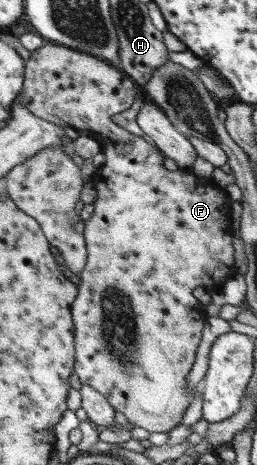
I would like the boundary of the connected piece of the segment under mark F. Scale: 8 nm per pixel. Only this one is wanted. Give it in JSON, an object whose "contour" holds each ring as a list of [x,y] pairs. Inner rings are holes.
{"contour":[[[46,44],[32,52],[32,56],[26,62],[26,78],[24,78],[24,90],[20,94],[20,102],[24,102],[25,107],[38,118],[44,118],[46,122],[53,122],[56,126],[71,127],[82,135],[90,136],[100,141],[102,152],[106,158],[105,163],[98,169],[92,178],[97,190],[94,200],[93,214],[88,221],[85,221],[84,239],[87,248],[87,262],[84,269],[79,274],[80,283],[76,300],[72,303],[71,313],[74,321],[74,346],[75,346],[75,365],[73,370],[78,376],[81,384],[89,384],[100,394],[108,399],[114,410],[122,412],[129,422],[140,428],[145,428],[150,432],[168,433],[172,428],[180,425],[182,416],[192,400],[196,396],[197,390],[192,393],[186,389],[186,382],[196,351],[202,339],[202,328],[206,319],[204,306],[194,298],[192,291],[199,286],[204,287],[210,292],[224,286],[224,283],[236,275],[234,266],[235,252],[232,246],[234,236],[232,230],[232,220],[230,209],[232,201],[226,195],[222,187],[218,187],[211,177],[200,178],[192,171],[168,170],[164,167],[163,157],[159,150],[138,135],[128,132],[125,128],[118,126],[113,121],[113,116],[128,110],[134,101],[140,96],[140,87],[119,67],[110,65],[106,60],[95,57],[81,51],[76,51],[66,46],[52,46]]]}

